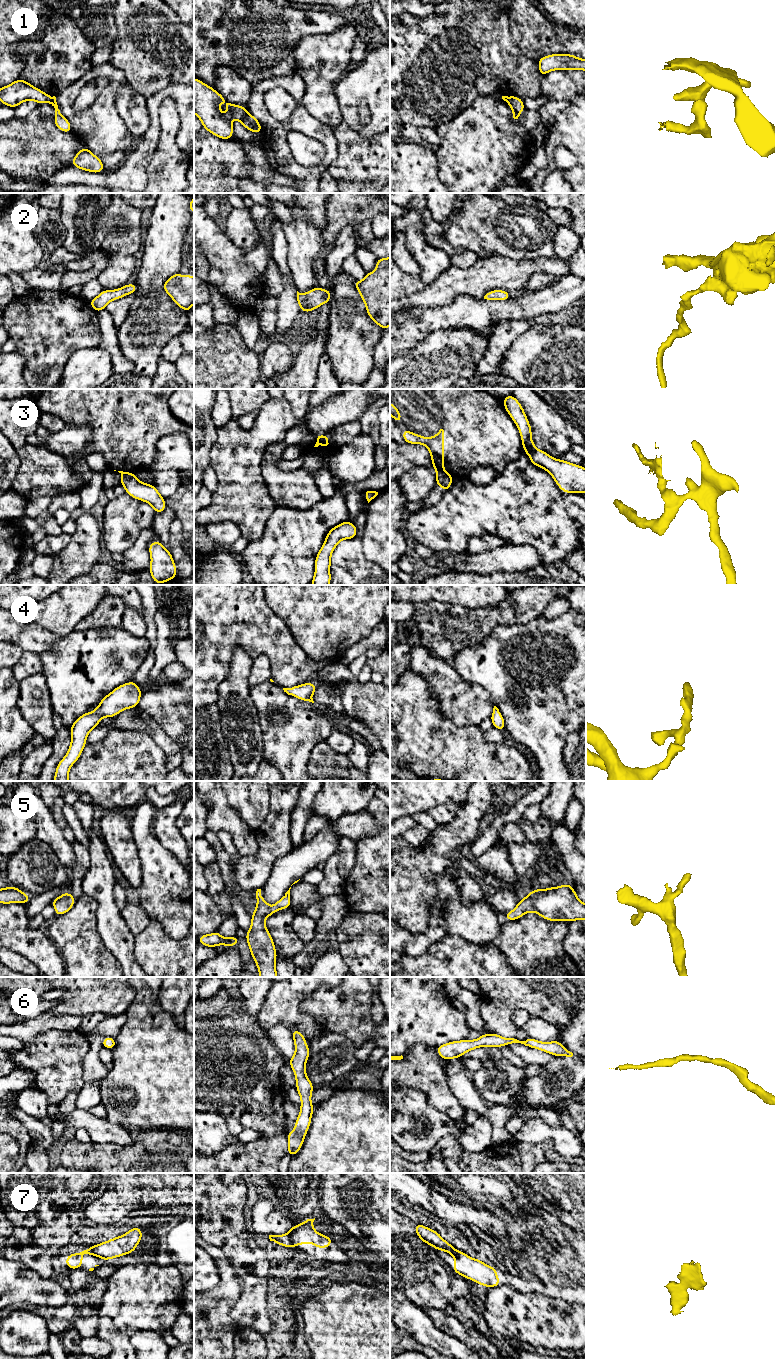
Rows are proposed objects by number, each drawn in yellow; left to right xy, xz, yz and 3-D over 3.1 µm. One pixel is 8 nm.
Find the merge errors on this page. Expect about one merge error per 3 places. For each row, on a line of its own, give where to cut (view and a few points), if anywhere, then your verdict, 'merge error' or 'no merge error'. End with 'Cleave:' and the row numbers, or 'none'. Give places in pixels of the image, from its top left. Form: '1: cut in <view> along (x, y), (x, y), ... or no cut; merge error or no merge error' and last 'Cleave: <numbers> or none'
1: cut in xz along (248, 113), (241, 121); merge error
2: no cut; no merge error
3: cut in yz along (443, 470), (436, 471); merge error
4: no cut; no merge error
5: no cut; no merge error
6: no cut; no merge error
7: cut in xz along (288, 1233), (294, 1245); merge error
Cleave: 1, 3, 7

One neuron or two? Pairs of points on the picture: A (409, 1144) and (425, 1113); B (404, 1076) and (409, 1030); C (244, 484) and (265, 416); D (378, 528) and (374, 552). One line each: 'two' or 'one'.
A: one
B: two
C: one
D: one

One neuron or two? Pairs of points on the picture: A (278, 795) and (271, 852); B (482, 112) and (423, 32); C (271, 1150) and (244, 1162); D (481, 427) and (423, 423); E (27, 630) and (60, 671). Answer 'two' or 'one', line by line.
A: one
B: two
C: one
D: one
E: one

